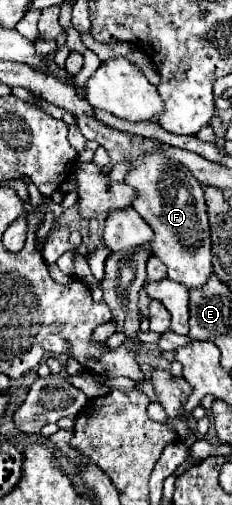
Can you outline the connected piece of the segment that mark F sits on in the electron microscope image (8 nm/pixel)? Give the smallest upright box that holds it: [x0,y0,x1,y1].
[124,156,212,290]

